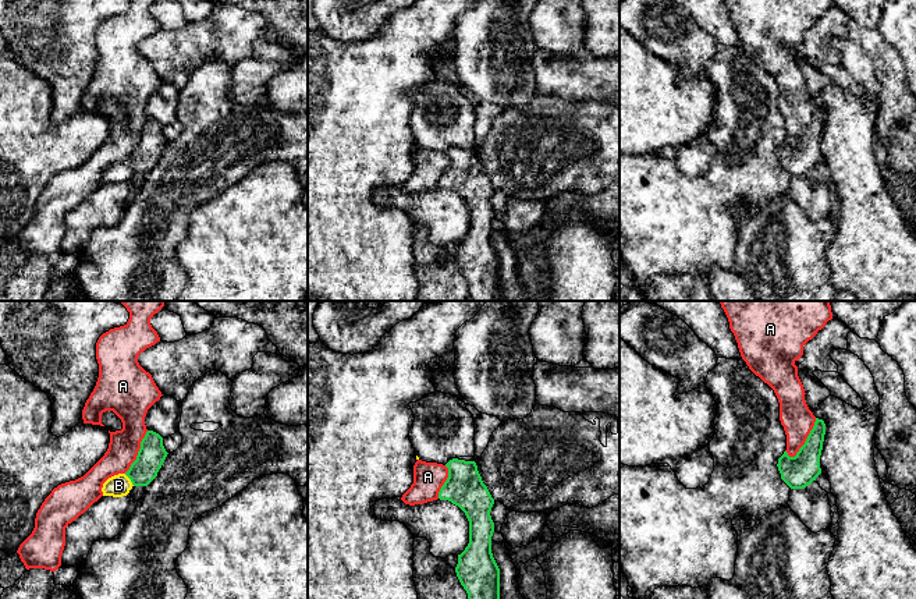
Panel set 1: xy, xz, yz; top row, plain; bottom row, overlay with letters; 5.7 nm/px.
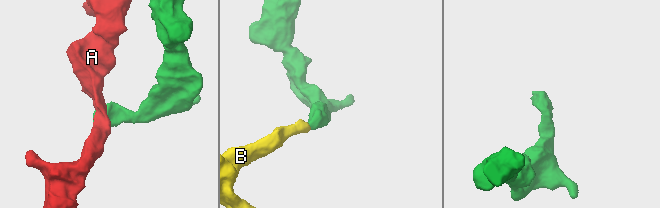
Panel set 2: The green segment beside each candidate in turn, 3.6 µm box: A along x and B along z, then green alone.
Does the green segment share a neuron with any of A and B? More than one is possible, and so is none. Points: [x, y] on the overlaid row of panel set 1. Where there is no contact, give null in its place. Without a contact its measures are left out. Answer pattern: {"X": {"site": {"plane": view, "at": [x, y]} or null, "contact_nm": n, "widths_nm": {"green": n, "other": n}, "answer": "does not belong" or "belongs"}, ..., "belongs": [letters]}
{"A": {"site": {"plane": "yz", "at": [806, 439]}, "contact_nm": 280, "widths_nm": {"green": 190, "other": 180}, "answer": "does not belong"}, "B": {"site": {"plane": "xy", "at": [130, 478]}, "contact_nm": 90, "widths_nm": {"green": 160, "other": 130}, "answer": "belongs"}, "belongs": ["B"]}

